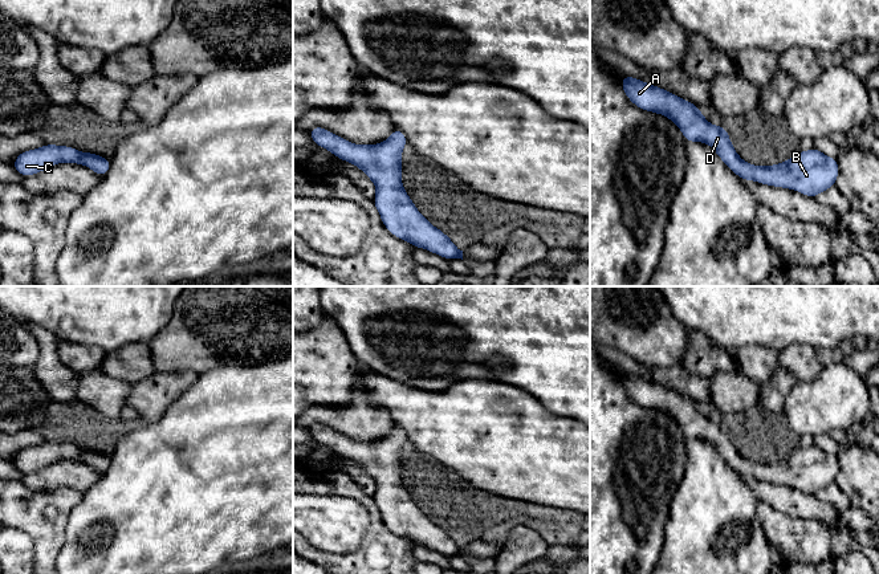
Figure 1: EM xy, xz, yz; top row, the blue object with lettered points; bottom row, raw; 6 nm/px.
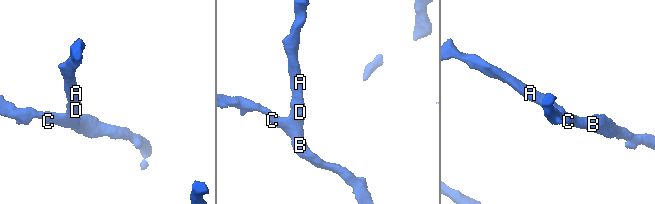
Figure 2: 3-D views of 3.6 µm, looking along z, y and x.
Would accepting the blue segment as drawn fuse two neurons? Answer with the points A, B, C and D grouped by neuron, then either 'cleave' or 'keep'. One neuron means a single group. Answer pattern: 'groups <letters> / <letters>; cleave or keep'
groups A B C D; keep

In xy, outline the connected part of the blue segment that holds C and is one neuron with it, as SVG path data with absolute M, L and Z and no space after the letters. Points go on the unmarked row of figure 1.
M44 441L36 447L23 448L12 463L20 472L30 473L64 459L86 463L99 475L105 473L111 463L111 459L101 452L81 449L73 444L57 441Z

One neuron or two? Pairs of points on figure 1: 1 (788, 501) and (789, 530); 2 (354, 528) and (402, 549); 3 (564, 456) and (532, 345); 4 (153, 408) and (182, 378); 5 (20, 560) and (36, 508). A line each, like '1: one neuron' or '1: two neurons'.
1: two neurons
2: two neurons
3: two neurons
4: one neuron
5: two neurons

